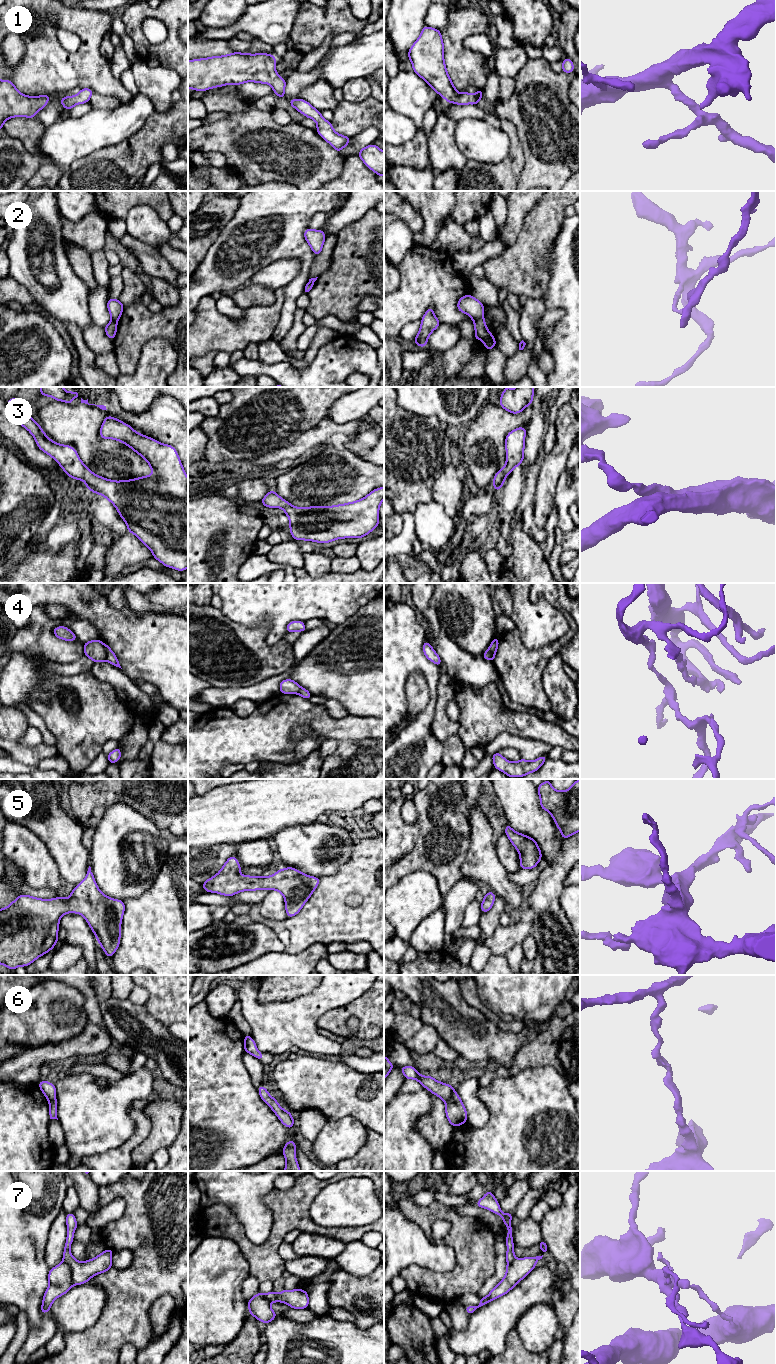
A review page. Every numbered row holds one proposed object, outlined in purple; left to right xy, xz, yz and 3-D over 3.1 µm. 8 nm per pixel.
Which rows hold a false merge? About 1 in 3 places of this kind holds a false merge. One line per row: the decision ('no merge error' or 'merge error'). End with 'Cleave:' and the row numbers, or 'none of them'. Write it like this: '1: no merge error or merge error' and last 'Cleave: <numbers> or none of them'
1: no merge error
2: merge error
3: no merge error
4: merge error
5: no merge error
6: merge error
7: merge error
Cleave: 2, 4, 6, 7

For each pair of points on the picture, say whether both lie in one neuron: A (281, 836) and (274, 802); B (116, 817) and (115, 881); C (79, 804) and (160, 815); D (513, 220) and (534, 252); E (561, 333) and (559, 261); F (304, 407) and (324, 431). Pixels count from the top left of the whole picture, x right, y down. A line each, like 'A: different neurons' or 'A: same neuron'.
A: different neurons
B: same neuron
C: same neuron
D: different neurons
E: same neuron
F: different neurons

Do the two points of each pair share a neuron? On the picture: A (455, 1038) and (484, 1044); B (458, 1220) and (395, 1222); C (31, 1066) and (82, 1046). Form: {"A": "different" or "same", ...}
{"A": "same", "B": "different", "C": "same"}

